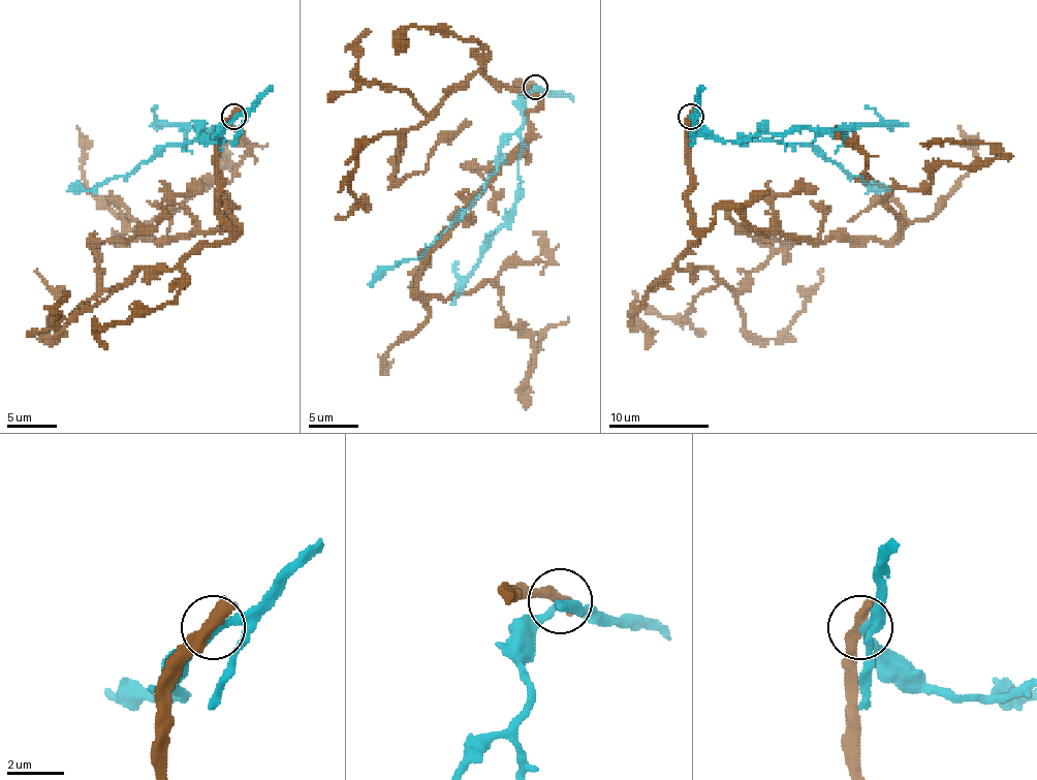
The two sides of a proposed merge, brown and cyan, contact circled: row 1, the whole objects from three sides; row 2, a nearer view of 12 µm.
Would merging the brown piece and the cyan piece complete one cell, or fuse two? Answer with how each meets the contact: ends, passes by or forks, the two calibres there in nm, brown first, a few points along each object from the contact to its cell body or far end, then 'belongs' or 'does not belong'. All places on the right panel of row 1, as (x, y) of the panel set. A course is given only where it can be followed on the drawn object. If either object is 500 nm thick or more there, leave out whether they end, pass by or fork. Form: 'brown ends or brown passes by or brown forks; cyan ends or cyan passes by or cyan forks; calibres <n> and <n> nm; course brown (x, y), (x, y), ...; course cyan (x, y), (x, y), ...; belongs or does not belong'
calibres 500 and 200 nm; course brown (690, 116), (697, 228), (735, 209), (760, 230), (890, 241), (892, 188), (1000, 156), (920, 144); course cyan (690, 116), (725, 141), (808, 144), (820, 156), (862, 179), (873, 191), (887, 191); does not belong

